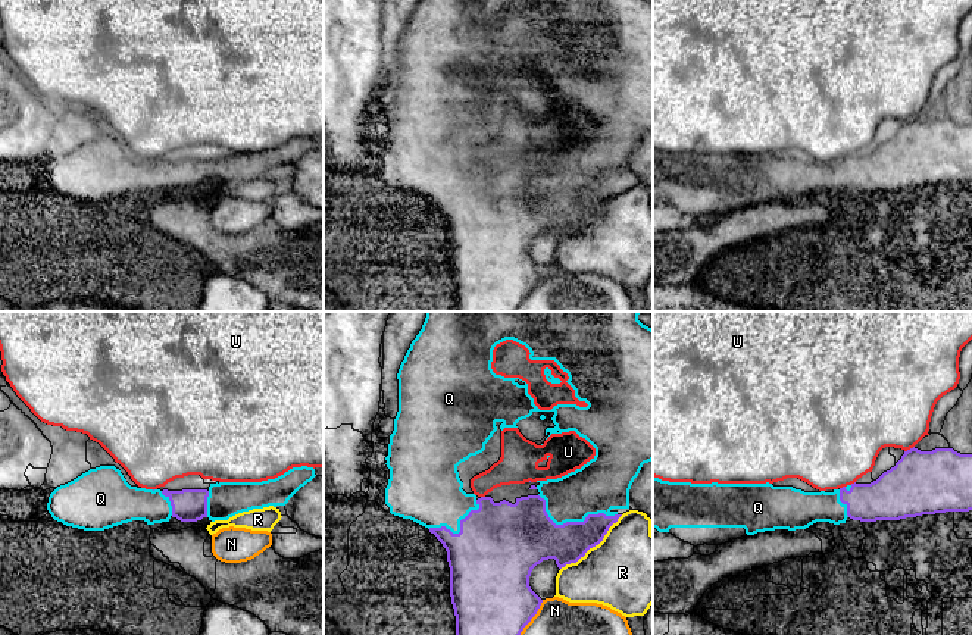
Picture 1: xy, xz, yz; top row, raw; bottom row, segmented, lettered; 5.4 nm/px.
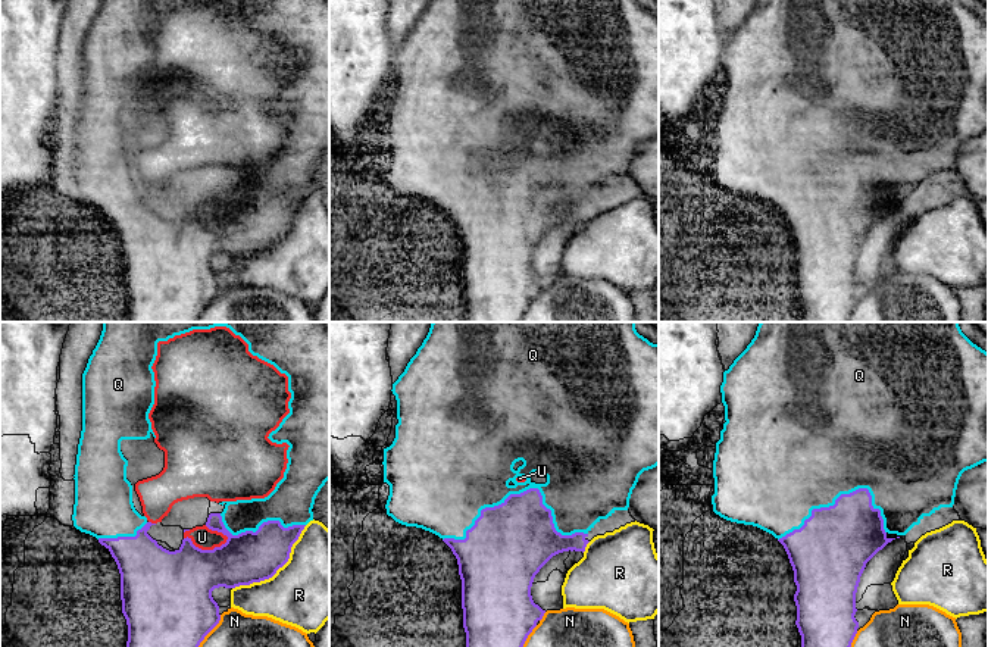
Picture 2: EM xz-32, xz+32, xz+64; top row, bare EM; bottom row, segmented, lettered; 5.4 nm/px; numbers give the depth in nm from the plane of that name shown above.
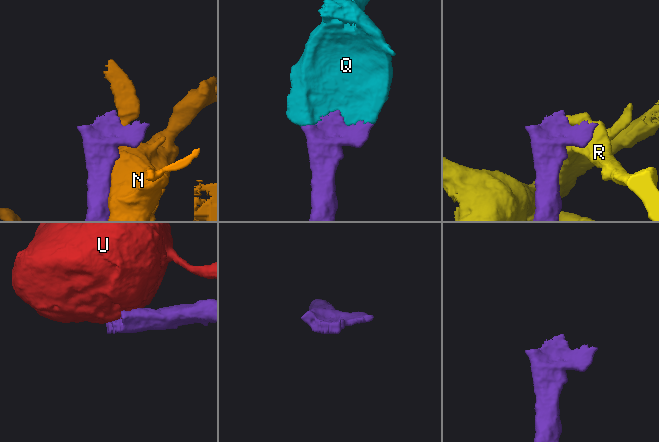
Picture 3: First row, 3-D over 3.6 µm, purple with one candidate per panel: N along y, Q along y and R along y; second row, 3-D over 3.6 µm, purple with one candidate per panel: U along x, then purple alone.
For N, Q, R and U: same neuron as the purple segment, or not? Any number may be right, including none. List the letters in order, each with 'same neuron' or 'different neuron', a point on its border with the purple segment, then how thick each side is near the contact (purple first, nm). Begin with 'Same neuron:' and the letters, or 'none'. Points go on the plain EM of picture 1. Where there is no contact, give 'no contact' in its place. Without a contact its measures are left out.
Same neuron: Q
N: different neuron; meets purple in xz at (530, 291); 440 nm thick on the purple side, 420 nm on the other
Q: same neuron; meets purple in xz at (572, 193); 300 nm thick on the purple side, 280 nm on the other
R: different neuron; meets purple in xz at (593, 216); 220 nm thick on the purple side, 440 nm on the other
U: different neuron; meets purple in yz at (910, 119); 360 nm thick on the purple side, 440 nm on the other

